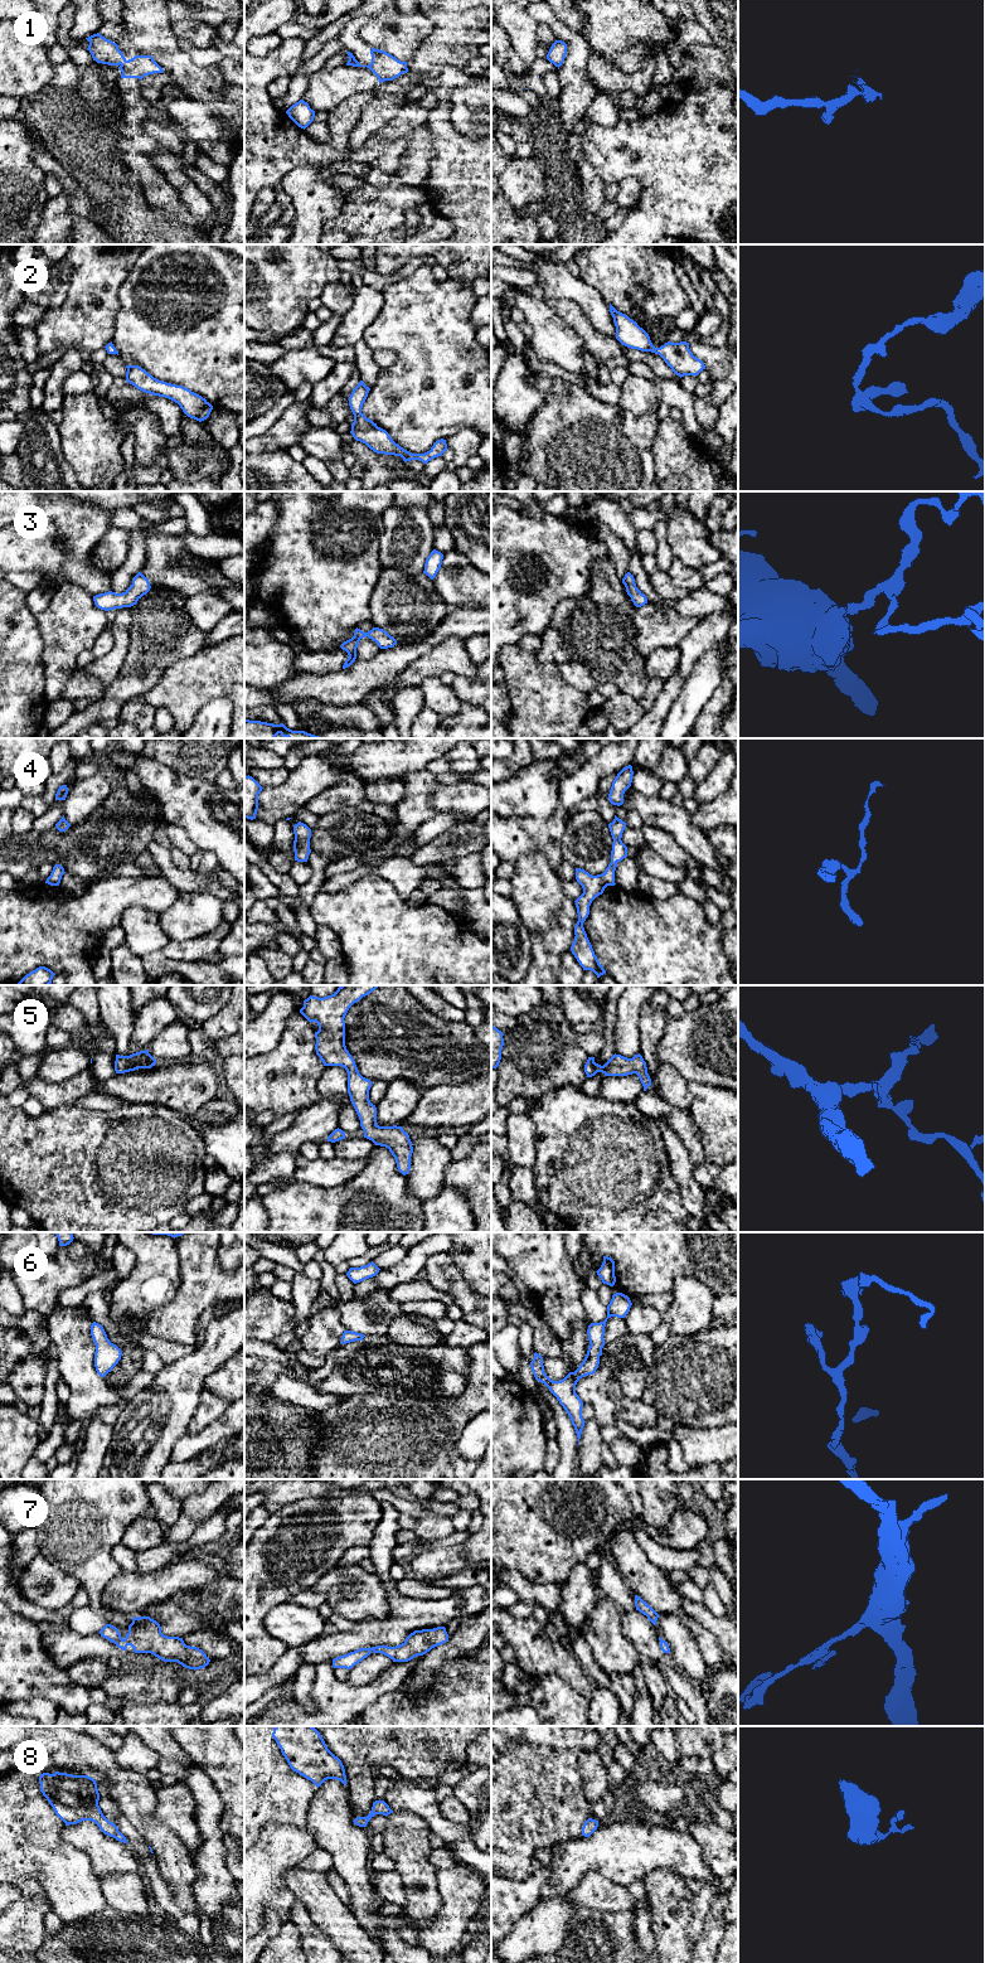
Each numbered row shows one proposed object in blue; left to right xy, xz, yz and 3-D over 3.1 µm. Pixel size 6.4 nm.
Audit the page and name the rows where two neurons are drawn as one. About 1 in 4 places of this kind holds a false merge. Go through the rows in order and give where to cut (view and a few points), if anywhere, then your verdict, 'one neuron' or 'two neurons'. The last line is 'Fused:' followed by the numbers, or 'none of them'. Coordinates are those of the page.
1: no cut; one neuron
2: no cut; one neuron
3: no cut; one neuron
4: no cut; one neuron
5: no cut; one neuron
6: no cut; one neuron
7: no cut; one neuron
8: no cut; one neuron
Fused: none of them

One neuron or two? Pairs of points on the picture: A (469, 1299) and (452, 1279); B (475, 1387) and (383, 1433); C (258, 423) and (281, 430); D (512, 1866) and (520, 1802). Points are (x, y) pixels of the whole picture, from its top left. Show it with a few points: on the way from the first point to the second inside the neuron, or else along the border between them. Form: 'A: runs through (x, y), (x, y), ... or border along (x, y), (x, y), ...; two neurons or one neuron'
A: runs through (464, 1294), (455, 1284); one neuron
B: runs through (459, 1413), (450, 1421), (408, 1433); one neuron
C: border along (291, 406), (257, 436); two neurons
D: runs through (512, 1850), (512, 1818); one neuron

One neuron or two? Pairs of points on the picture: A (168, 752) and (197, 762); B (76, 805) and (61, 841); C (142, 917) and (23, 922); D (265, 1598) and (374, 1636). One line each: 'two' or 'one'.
A: one
B: two
C: two
D: two

